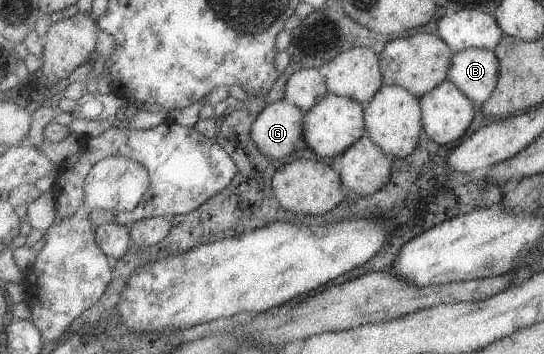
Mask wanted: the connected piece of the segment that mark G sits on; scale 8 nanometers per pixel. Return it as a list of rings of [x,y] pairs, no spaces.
[[[286,98],[273,102],[269,104],[260,116],[258,116],[257,121],[253,124],[252,136],[254,142],[258,145],[258,148],[270,156],[270,158],[284,158],[284,156],[290,156],[292,152],[296,152],[298,148],[298,140],[304,138],[305,134],[305,111],[303,111],[299,106],[294,103],[288,102]]]

